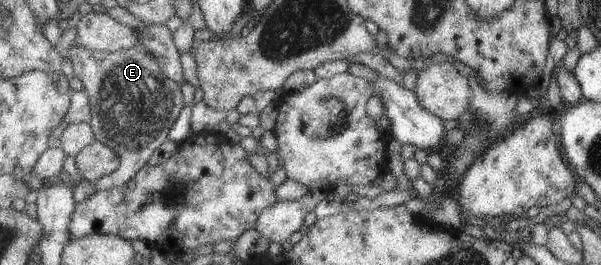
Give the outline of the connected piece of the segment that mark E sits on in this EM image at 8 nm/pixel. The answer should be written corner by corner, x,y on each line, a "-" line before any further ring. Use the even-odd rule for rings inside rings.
74,43
67,50
67,58
73,62
75,76
82,82
84,92
87,93
90,100
93,117
89,123
96,131
97,140
115,150
121,160
120,168
117,171
94,182
87,183
87,188
92,193
124,186
147,166
154,150
158,146
162,146
169,138
171,128
175,126
180,113
185,107
182,86
164,72
163,66
152,53
146,52
140,47
102,52
96,49
82,48
82,46

